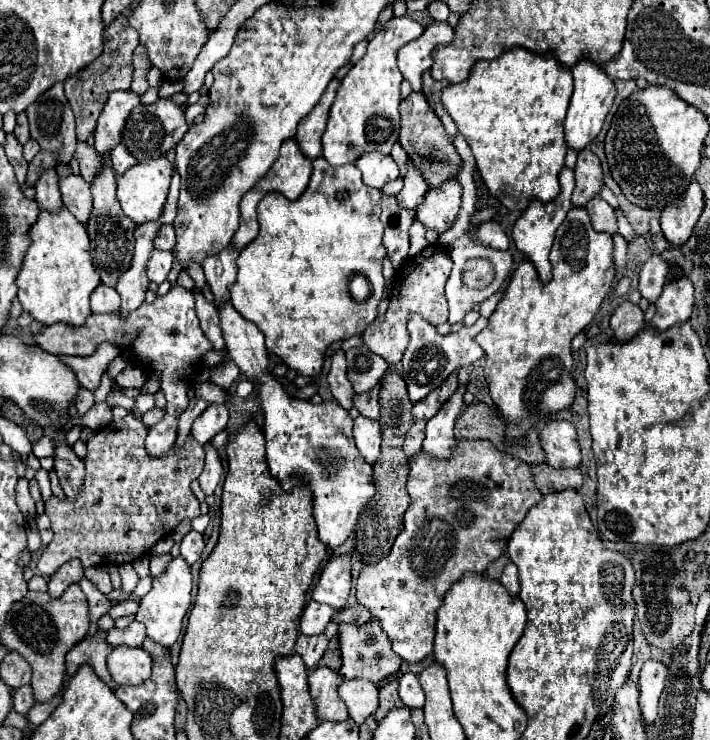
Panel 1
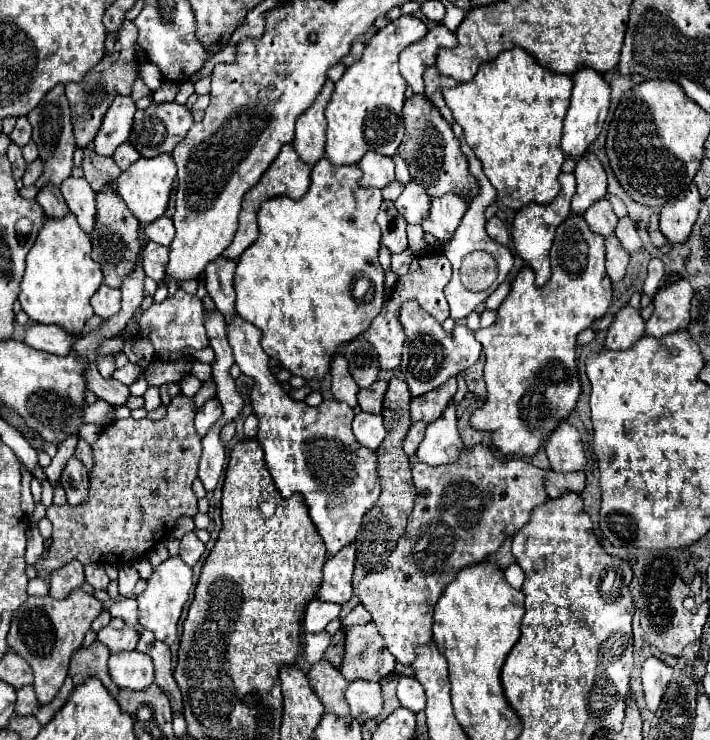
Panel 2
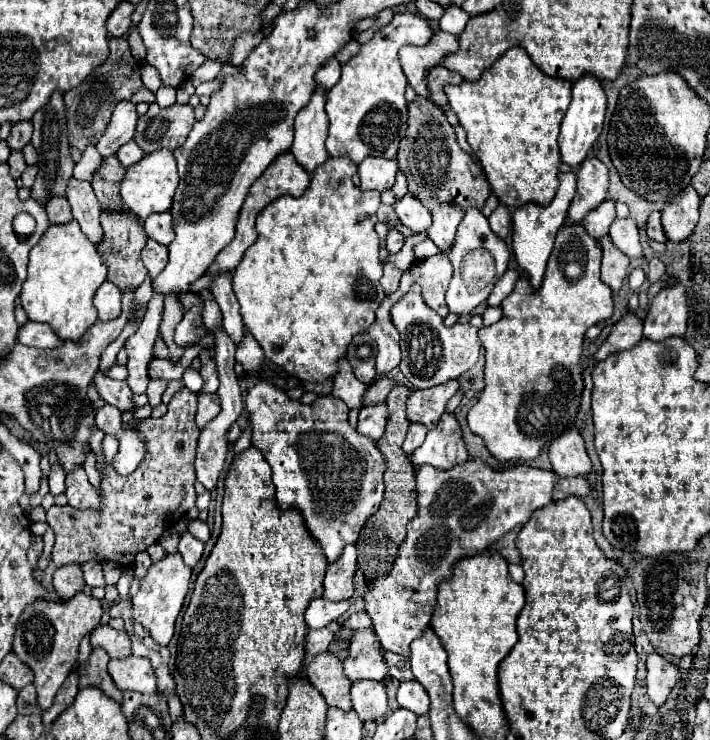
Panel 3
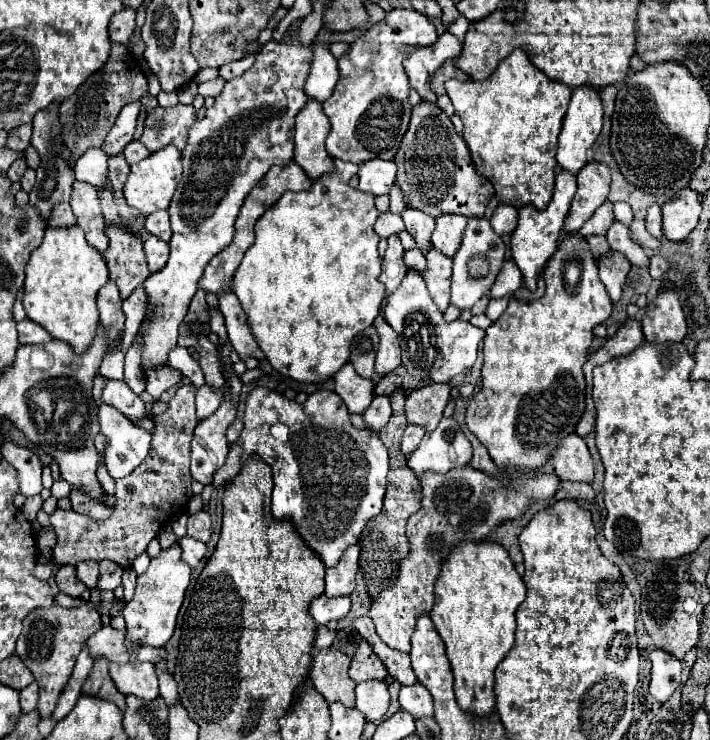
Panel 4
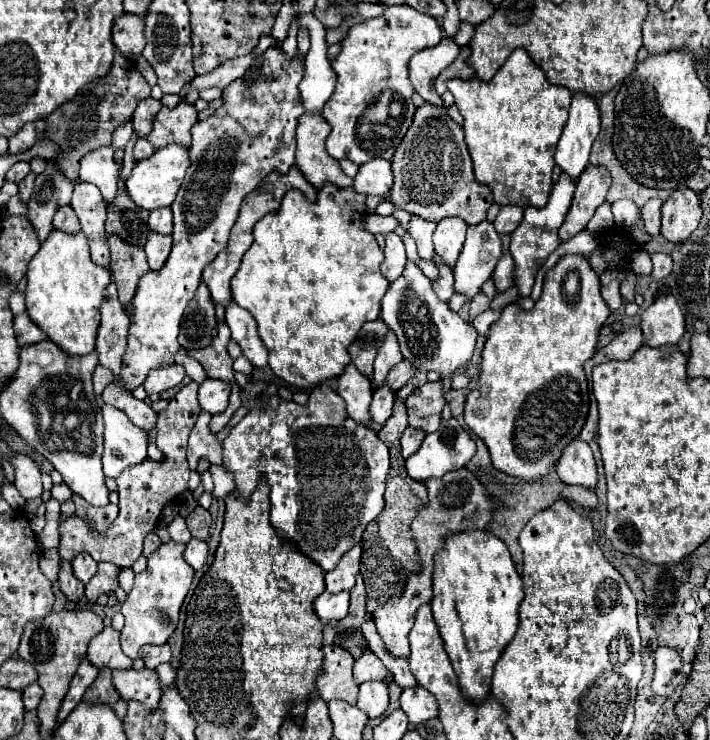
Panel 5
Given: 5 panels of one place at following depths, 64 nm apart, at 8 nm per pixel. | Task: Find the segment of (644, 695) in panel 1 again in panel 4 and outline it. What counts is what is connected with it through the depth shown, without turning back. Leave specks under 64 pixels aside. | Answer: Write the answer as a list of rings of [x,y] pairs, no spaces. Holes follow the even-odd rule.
[[[652,650],[650,652],[652,662],[652,674],[650,674],[650,694],[658,702],[666,702],[672,692],[680,686],[680,670],[682,664],[678,658],[666,654],[664,650]]]

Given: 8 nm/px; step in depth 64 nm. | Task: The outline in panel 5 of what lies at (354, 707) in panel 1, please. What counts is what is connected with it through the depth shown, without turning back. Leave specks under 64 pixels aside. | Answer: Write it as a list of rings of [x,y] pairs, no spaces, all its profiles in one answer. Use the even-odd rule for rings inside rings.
[[[364,682],[358,692],[358,708],[364,710],[370,720],[380,718],[388,708],[388,686],[384,682]]]

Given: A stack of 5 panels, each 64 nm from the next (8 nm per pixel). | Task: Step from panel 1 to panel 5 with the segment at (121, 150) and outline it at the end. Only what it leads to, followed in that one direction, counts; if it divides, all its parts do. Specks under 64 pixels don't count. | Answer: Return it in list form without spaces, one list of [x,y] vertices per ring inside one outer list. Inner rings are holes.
[[[144,138],[136,140],[136,144],[134,144],[134,160],[144,160],[144,158],[148,158],[152,154],[154,154],[154,148],[148,144],[148,140],[144,140]]]

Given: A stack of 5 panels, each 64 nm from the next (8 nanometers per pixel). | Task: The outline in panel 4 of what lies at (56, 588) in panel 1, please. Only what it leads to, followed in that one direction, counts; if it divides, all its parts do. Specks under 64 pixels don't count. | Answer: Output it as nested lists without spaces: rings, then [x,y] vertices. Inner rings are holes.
[[[66,564],[66,566],[60,566],[54,578],[56,578],[56,584],[58,584],[60,592],[64,592],[64,594],[68,594],[68,596],[72,596],[72,598],[84,596],[86,586],[78,580],[74,566],[68,566],[68,564]]]

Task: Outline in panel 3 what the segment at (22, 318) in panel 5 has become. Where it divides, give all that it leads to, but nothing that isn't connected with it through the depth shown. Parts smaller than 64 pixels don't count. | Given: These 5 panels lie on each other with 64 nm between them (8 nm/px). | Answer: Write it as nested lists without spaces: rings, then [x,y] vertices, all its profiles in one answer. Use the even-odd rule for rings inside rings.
[[[26,322],[24,326],[20,326],[18,342],[40,350],[56,350],[64,344],[64,340],[48,324],[38,324],[38,322]]]

